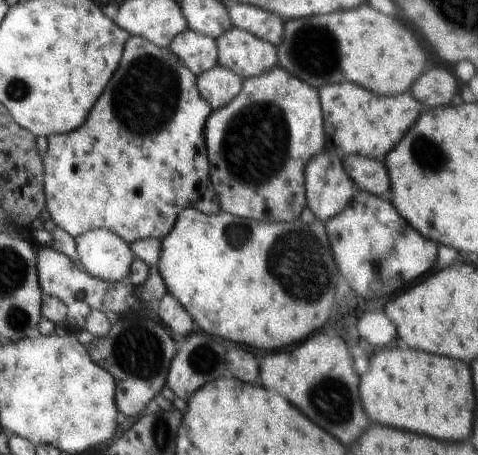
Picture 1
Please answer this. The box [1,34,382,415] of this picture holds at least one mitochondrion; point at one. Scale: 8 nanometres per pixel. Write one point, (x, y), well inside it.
(256, 137)

